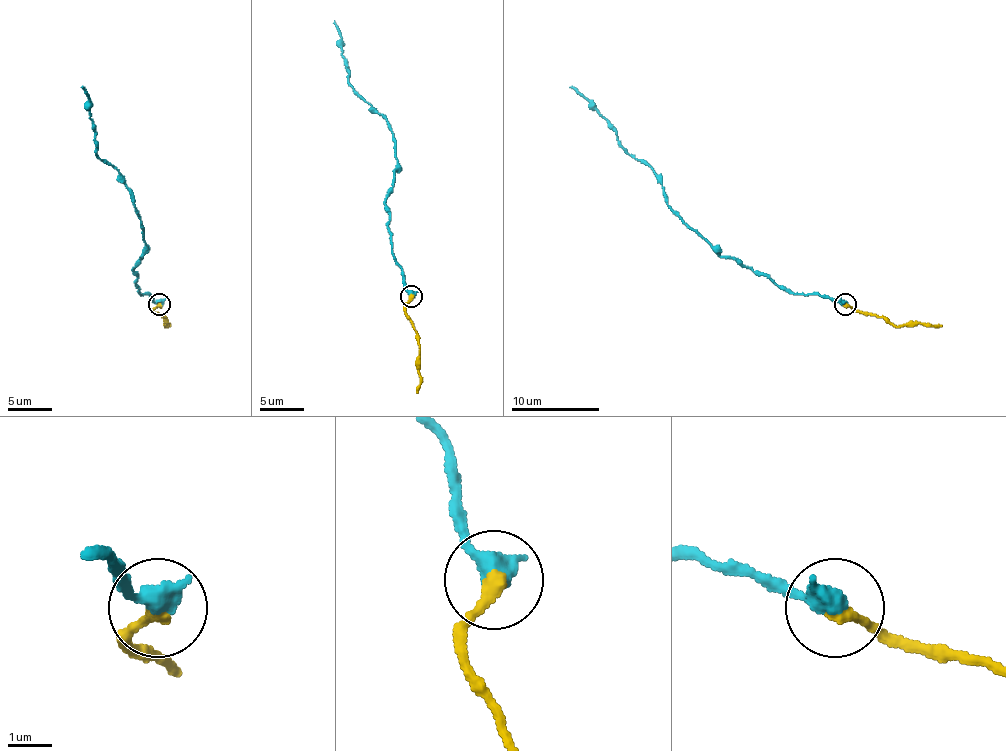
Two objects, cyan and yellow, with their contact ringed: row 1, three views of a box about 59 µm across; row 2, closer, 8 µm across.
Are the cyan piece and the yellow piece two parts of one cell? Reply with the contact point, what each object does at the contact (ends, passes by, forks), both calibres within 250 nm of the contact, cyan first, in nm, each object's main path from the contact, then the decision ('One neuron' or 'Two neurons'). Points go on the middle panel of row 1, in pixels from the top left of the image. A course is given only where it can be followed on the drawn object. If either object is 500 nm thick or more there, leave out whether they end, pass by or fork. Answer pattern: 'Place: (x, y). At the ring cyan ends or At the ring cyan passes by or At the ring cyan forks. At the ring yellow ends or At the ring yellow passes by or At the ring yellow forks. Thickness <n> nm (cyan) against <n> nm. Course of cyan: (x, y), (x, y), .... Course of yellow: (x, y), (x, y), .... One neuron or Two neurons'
Place: (411, 296). Thickness 550 nm (cyan) against 300 nm. Course of cyan: (410, 295), (388, 230), (386, 201), (397, 164), (395, 140), (384, 118), (349, 83), (340, 30), (334, 21). Course of yellow: (410, 295), (406, 317), (419, 348), (417, 392). One neuron

